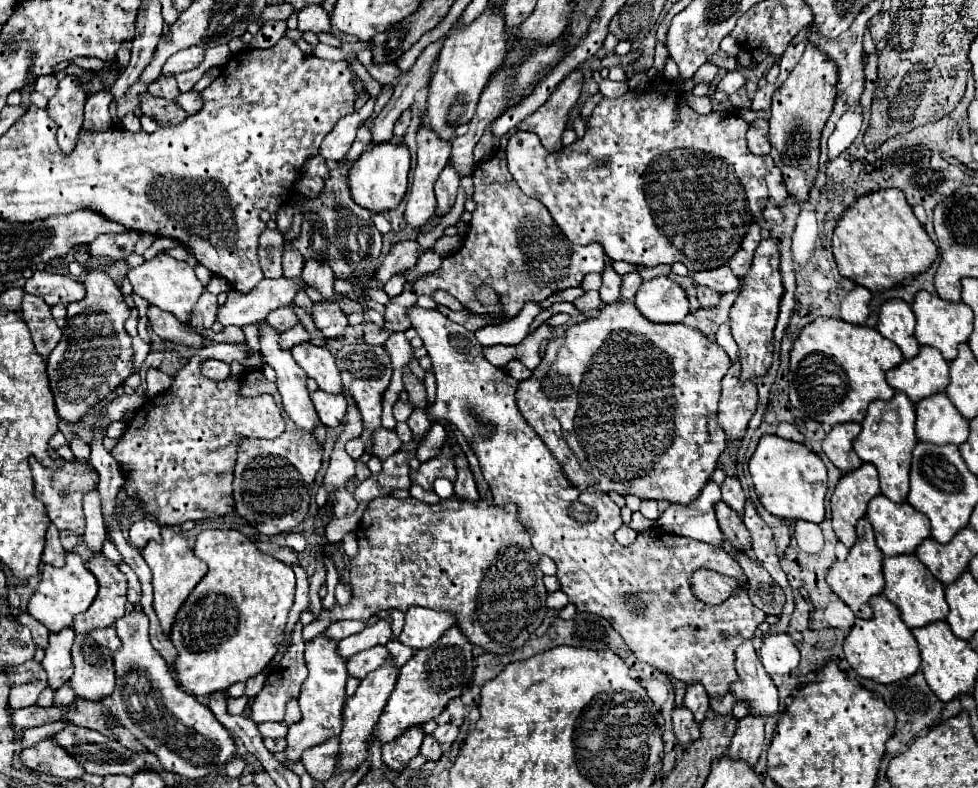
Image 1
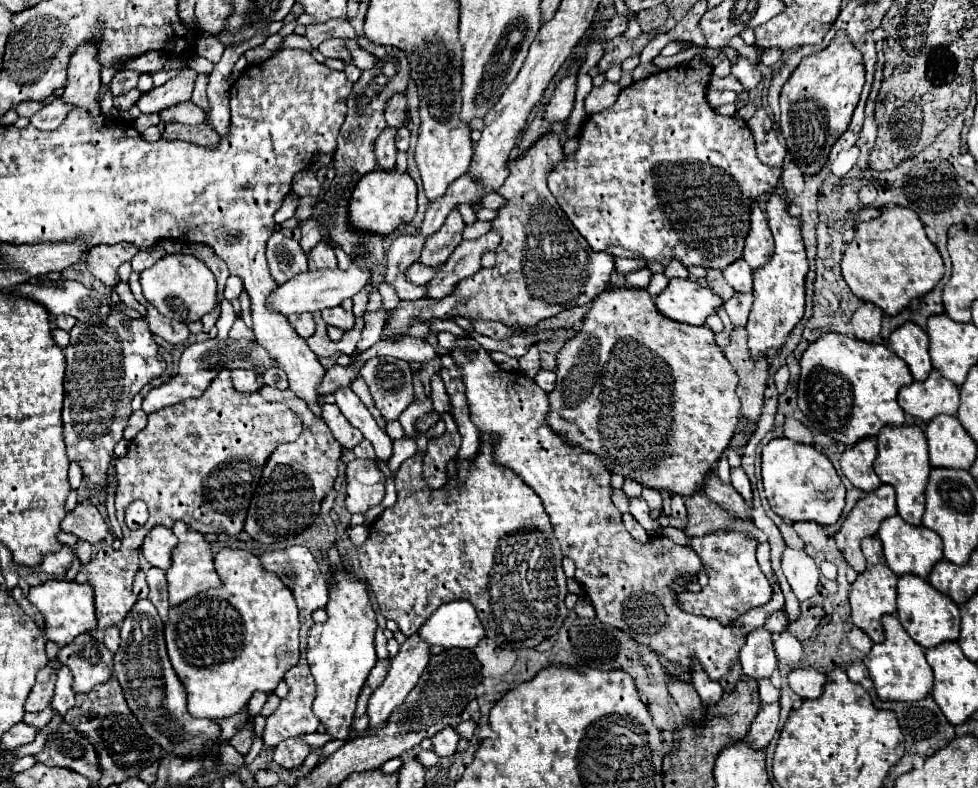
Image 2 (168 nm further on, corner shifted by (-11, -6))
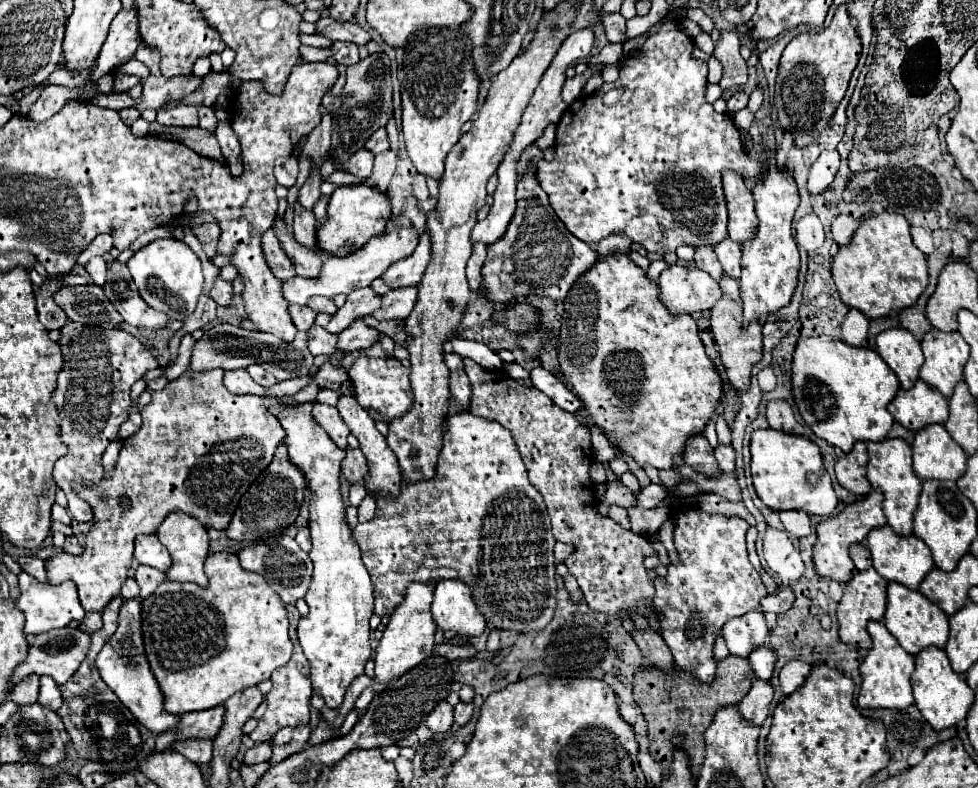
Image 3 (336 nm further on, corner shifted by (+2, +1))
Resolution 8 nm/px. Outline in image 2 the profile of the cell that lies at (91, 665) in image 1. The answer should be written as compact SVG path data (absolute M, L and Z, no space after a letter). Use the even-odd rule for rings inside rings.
M79 634L71 644L59 648L57 662L71 670L73 692L89 692L111 678L113 654L91 634Z

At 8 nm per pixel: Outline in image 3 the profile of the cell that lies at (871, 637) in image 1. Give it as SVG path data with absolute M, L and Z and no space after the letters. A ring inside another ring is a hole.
M870 621L868 623L868 633L872 637L872 649L868 649L868 655L864 657L860 665L862 673L862 687L858 693L858 705L860 707L884 707L884 709L906 709L908 705L914 703L912 699L912 685L910 677L914 673L914 655L906 653L896 637L886 629L882 621Z

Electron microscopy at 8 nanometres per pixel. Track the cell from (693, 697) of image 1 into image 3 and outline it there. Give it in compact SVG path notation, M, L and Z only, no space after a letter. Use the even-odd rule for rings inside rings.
M696 509L676 513L672 519L680 563L670 563L668 575L654 579L654 607L660 613L662 637L678 669L702 683L710 683L716 673L716 663L712 659L716 633L728 619L756 609L760 599L768 593L760 575L748 561L746 521L726 515L708 515Z

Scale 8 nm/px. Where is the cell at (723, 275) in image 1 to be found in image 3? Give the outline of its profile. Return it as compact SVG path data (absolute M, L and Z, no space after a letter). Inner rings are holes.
M726 237L726 241L722 241L714 247L714 251L716 251L716 257L718 257L724 273L738 281L738 277L740 277L740 247Z

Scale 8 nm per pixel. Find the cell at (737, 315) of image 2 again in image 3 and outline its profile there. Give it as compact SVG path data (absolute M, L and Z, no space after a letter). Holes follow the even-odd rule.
M722 277L722 281L720 281L720 289L722 289L722 295L724 297L728 297L728 299L732 299L732 301L738 301L738 297L740 297L740 289L738 289L738 283L734 281L734 279L730 279L730 277Z

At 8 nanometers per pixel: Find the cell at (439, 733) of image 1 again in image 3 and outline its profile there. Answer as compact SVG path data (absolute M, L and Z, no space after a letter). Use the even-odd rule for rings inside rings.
M458 703L454 707L454 721L458 725L466 725L470 721L470 717L472 717L472 709L474 709L472 703Z

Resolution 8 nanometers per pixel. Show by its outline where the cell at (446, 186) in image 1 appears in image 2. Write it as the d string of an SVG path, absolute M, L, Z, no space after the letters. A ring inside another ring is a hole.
M453 210L447 216L445 224L439 228L439 232L435 232L433 236L427 238L425 248L417 262L423 266L431 266L431 268L445 264L447 258L451 256L451 252L461 244L463 228L465 228L465 222L463 222L461 214L457 210Z

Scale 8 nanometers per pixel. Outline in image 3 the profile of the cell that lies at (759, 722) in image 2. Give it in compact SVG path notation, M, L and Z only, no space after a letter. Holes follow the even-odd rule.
M756 679L750 687L750 691L746 693L746 697L738 703L738 711L740 715L752 723L752 725L762 725L766 721L768 715L768 705L772 701L772 687L768 681Z

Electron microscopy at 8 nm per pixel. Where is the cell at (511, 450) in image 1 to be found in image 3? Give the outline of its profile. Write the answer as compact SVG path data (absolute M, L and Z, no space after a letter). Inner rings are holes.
M464 357L462 361L472 387L470 413L496 421L512 431L514 443L528 469L528 479L542 493L548 507L554 539L574 547L564 565L568 567L568 573L576 577L588 607L606 615L630 611L636 615L636 607L644 603L646 611L658 619L652 603L654 585L644 567L644 559L656 555L652 543L648 537L622 529L610 517L600 515L594 505L596 489L588 475L592 465L590 431L580 425L572 413L558 409L550 397L538 393L538 389L522 385L504 371L484 369L470 357Z

